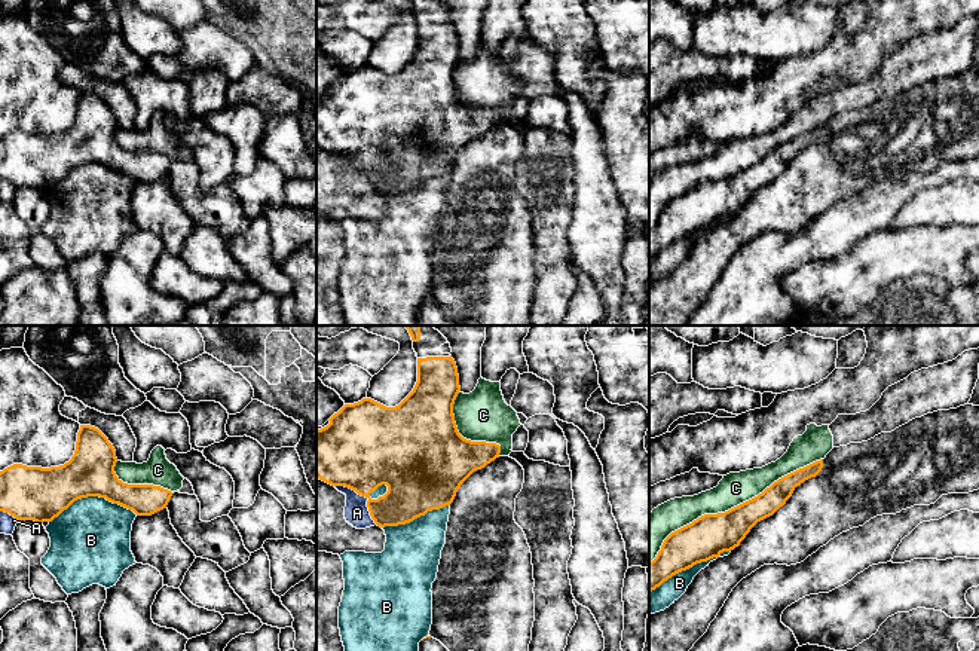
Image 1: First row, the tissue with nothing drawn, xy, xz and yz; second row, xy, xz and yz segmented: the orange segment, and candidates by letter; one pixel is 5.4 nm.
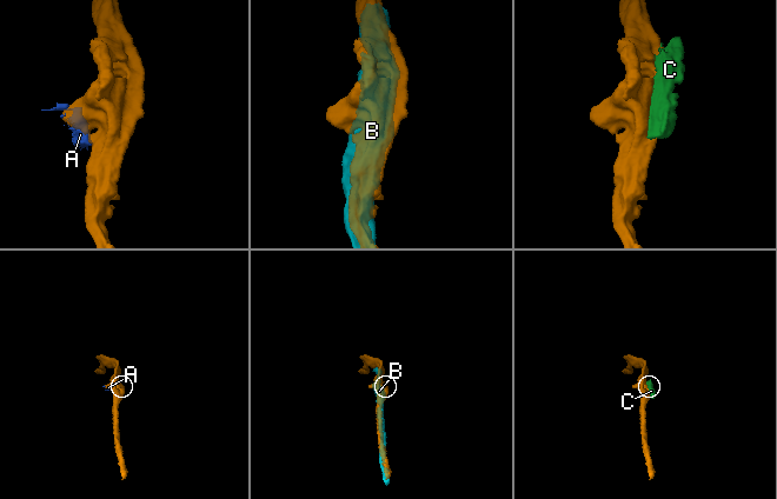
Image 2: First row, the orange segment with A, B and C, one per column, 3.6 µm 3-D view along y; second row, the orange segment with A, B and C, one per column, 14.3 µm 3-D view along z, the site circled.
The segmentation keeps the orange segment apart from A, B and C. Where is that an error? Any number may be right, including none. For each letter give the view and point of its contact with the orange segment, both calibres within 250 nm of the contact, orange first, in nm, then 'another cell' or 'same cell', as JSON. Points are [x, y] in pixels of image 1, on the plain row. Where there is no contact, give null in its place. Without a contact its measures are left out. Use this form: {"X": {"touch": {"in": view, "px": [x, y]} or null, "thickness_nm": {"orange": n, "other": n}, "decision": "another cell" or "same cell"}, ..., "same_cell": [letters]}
{"A": {"touch": {"in": "xz", "px": [363, 162]}, "thickness_nm": {"orange": 440, "other": 130}, "decision": "another cell"}, "B": {"touch": {"in": "xy", "px": [92, 162]}, "thickness_nm": {"orange": 280, "other": 440}, "decision": "another cell"}, "C": {"touch": {"in": "yz", "px": [731, 176]}, "thickness_nm": {"orange": 220, "other": 180}, "decision": "another cell"}, "same_cell": []}

